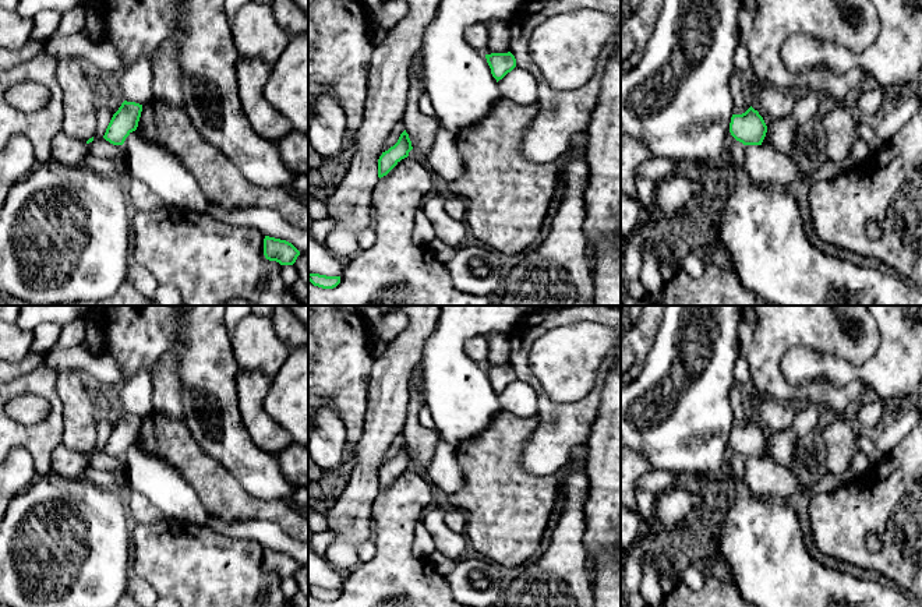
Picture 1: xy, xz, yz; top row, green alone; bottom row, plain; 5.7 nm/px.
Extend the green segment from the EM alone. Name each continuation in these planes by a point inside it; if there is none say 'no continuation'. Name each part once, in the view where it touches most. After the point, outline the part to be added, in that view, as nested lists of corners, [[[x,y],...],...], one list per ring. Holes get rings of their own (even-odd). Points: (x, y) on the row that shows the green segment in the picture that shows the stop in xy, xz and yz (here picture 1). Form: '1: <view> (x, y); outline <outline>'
no continuation

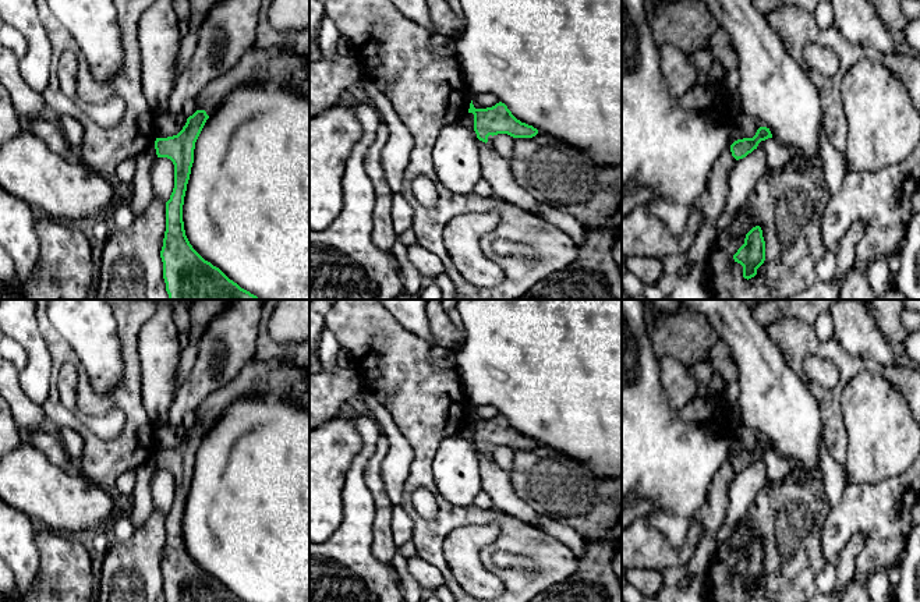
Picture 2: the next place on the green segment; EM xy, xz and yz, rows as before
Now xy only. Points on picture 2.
1: xy (258, 66); outline [[[252,46],[240,61],[210,81],[194,99],[198,110],[213,114],[227,95],[245,84],[280,84],[291,77],[302,77],[309,88],[309,64],[297,54],[280,49]]]

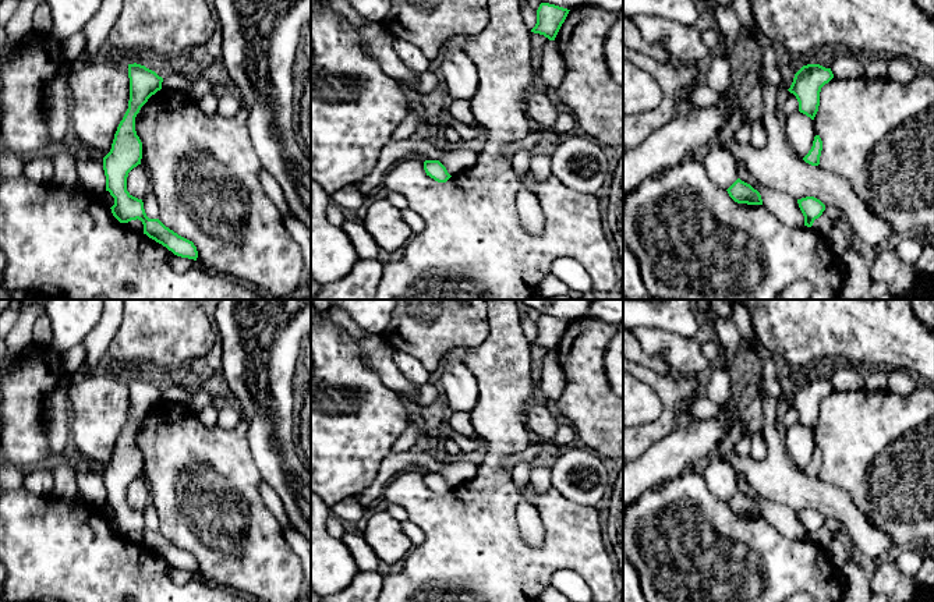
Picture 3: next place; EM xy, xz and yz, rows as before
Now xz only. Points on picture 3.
no continuation

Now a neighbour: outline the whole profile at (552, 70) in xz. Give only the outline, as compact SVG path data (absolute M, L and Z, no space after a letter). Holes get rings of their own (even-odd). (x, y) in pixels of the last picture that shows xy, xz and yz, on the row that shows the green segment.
M548 40L542 49L541 68L537 72L538 86L558 88L566 74L565 61L562 53L555 40Z

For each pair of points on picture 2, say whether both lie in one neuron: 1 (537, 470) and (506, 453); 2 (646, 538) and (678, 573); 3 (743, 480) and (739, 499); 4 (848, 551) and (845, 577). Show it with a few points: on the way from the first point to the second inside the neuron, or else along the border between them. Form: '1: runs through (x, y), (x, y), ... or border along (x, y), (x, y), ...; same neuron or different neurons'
1: border along (516, 450), (512, 459), (512, 468), (508, 473); different neurons
2: border along (697, 546), (683, 565), (668, 566), (661, 572); different neurons
3: runs through (743, 484), (740, 495); same neuron
4: runs through (846, 558), (845, 570); same neuron

